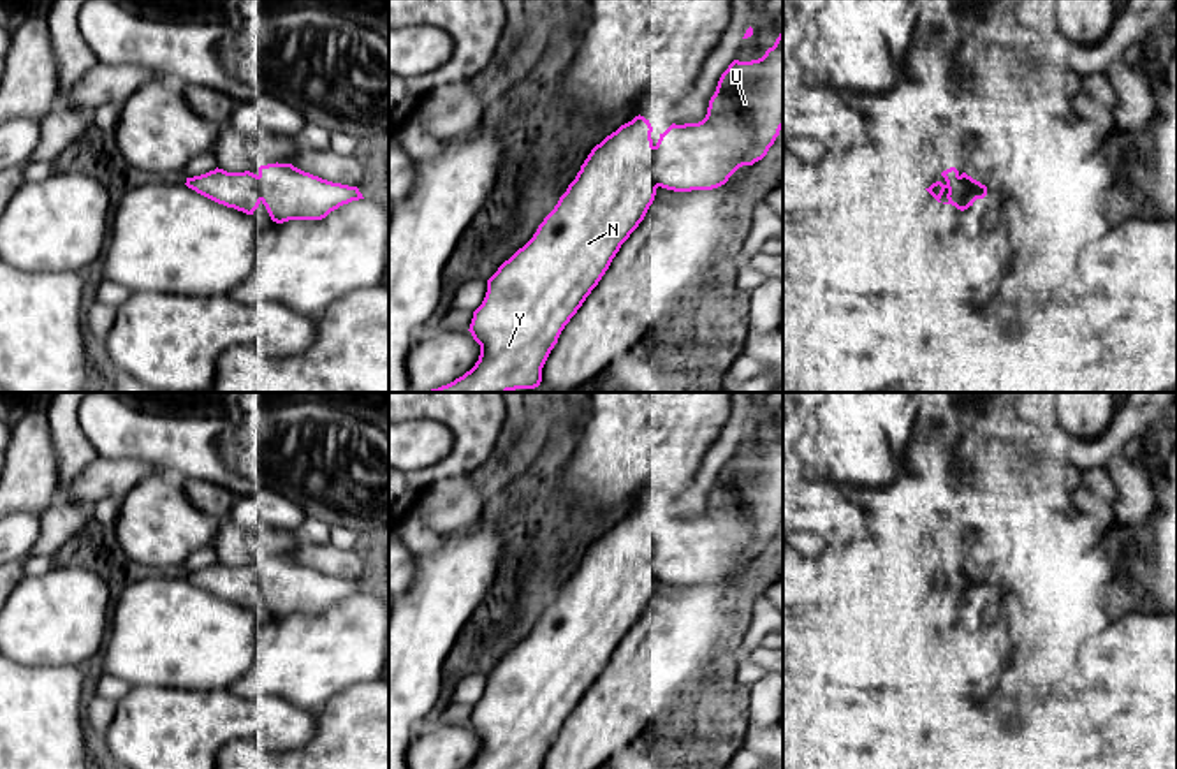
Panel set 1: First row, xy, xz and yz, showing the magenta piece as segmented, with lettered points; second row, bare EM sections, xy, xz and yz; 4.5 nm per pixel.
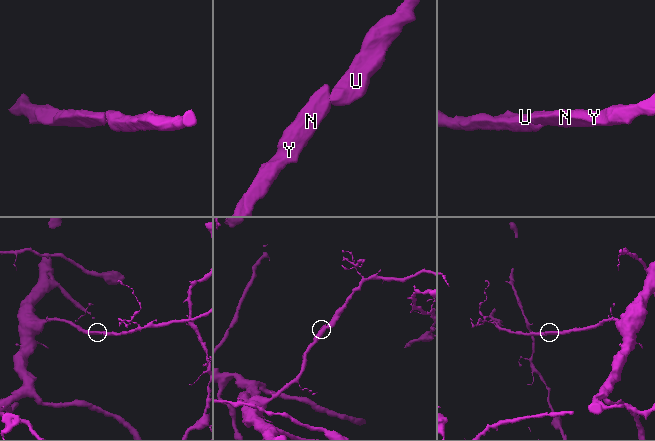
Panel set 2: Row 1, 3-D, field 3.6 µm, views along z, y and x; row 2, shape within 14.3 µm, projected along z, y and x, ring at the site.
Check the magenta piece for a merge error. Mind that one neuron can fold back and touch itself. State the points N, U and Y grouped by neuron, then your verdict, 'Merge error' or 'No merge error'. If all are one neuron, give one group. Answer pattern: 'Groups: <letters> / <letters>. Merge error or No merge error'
Groups: N U Y. No merge error

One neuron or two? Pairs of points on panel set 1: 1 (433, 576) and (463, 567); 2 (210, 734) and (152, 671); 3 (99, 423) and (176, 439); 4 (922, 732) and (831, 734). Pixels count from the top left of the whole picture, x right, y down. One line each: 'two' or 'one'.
1: one
2: two
3: one
4: one

